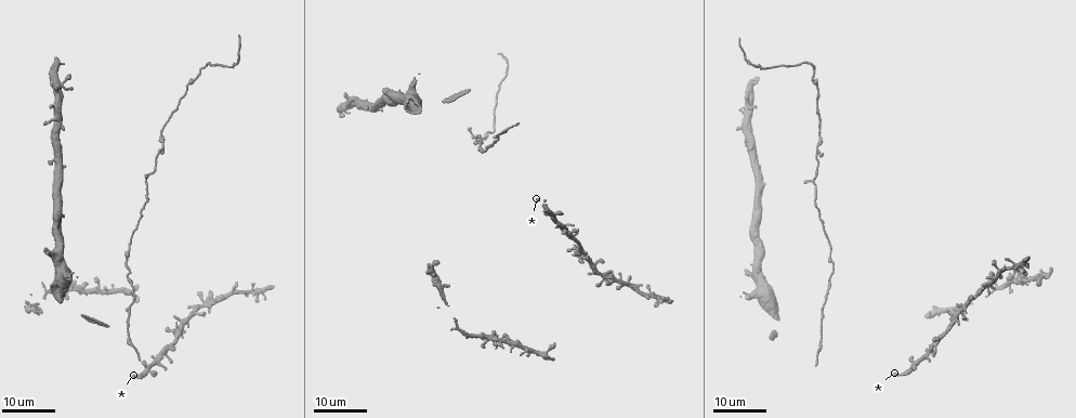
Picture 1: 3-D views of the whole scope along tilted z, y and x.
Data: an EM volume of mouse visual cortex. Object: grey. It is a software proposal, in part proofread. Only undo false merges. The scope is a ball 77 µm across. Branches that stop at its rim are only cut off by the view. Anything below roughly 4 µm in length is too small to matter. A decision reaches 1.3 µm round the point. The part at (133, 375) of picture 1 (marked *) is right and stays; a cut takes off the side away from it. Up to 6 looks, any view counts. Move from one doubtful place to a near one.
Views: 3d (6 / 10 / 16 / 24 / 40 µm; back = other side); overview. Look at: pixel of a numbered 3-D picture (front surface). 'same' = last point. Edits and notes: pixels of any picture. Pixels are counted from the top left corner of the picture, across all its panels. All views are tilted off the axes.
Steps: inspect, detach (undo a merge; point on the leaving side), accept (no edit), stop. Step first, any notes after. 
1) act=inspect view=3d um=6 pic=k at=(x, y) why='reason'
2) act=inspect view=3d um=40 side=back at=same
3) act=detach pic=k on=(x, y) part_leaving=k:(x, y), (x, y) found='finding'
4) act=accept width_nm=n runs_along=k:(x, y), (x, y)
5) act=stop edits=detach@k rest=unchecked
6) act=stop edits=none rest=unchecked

act=inspect view=3d um=24 pic=1 at=(131, 287)

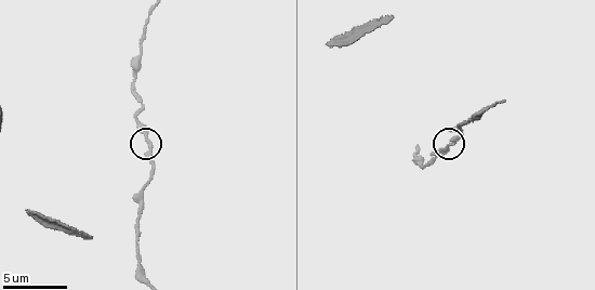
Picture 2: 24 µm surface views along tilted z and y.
act=inspect view=3d um=10 pic=2 at=(148, 139)

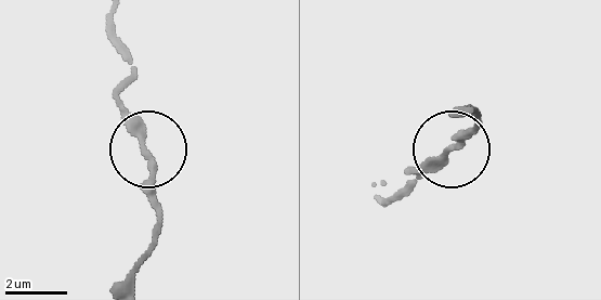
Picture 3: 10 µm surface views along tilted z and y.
act=accept arms=3 found='one neuron here'

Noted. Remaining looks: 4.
act=inspect view=3d um=16 pic=1 at=(811, 181)

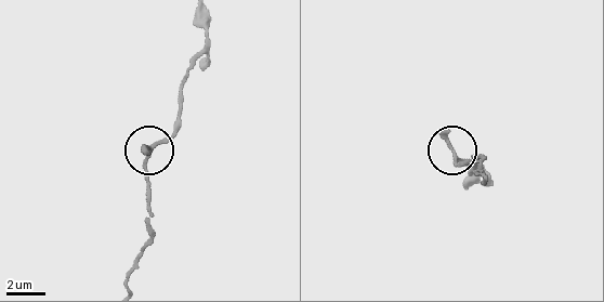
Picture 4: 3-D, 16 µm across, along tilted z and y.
act=inspect view=3d um=10 pic=4 at=(455, 158)

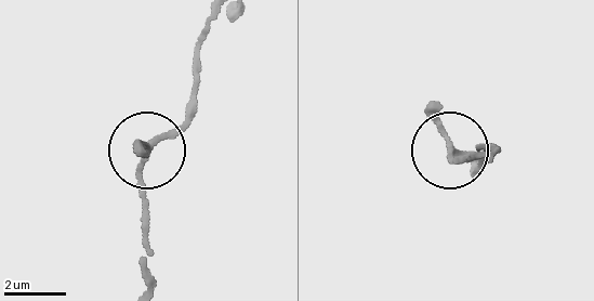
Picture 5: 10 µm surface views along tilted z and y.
act=accept runs_along=5:(146, 279), (140, 162), (179, 125), (198, 89) found='continuous, no second neuron'

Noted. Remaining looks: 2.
act=inspect view=3d um=16 pic=1 at=(164, 145)

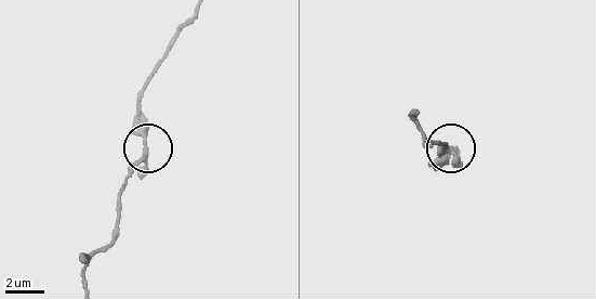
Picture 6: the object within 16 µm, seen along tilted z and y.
act=inspect view=3d um=6 pic=6 at=(145, 152)

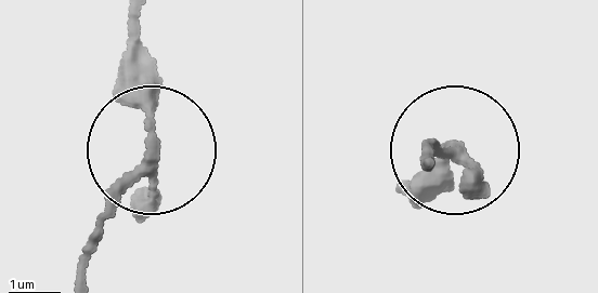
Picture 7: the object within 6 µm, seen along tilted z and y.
act=accept width_nm=190 runs_along=7:(83, 280), (107, 200), (153, 137), (143, 42) found='all the same neuron'

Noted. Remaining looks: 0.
act=stop edits=none rest=unchecked

